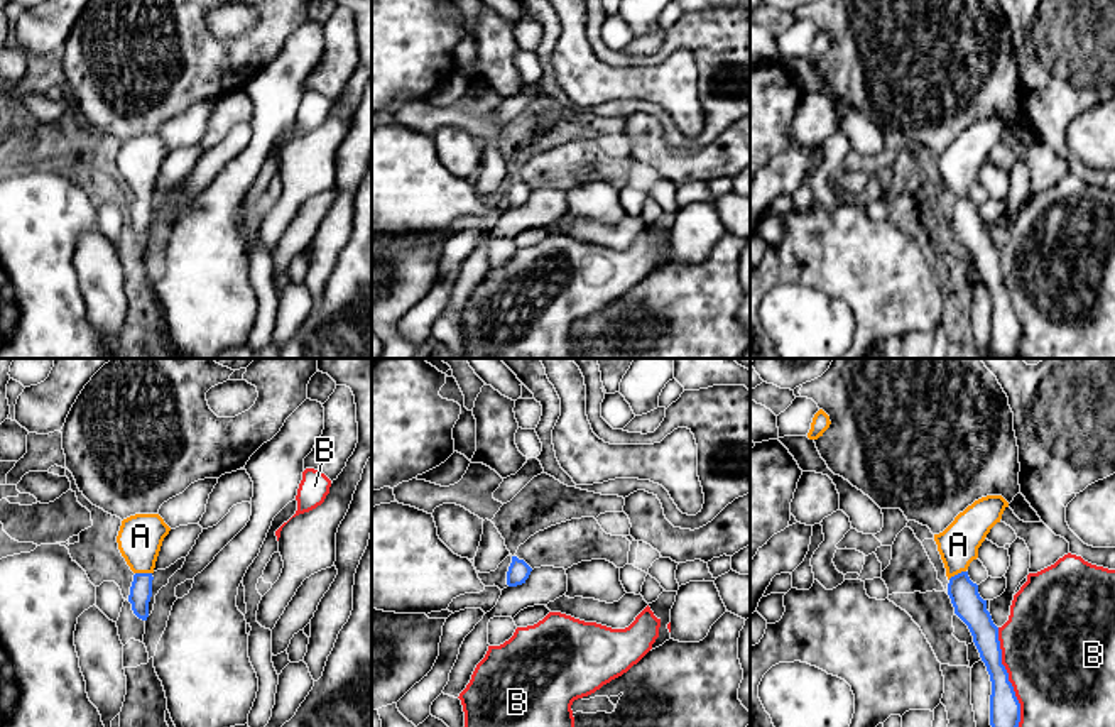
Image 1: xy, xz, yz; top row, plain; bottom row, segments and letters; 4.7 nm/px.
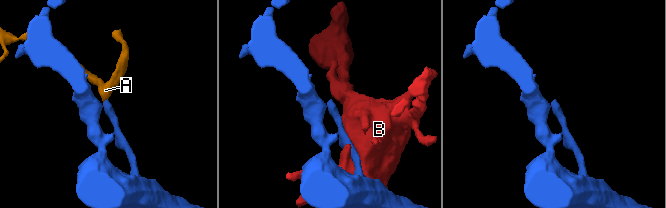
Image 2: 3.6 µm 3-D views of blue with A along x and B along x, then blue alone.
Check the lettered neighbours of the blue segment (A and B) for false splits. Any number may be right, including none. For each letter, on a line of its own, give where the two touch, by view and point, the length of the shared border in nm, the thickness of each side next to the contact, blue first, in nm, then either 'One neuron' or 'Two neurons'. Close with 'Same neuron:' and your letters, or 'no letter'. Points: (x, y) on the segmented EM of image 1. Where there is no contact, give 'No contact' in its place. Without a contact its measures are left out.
A: Touches blue at yz (958, 573). Shared border 100 nm. Thickness 150 nm (blue) against 190 nm. One neuron
B: Touches blue at yz (1007, 677). Shared border 480 nm. Thickness 140 nm (blue) against 480 nm. Two neurons
Same neuron: A

